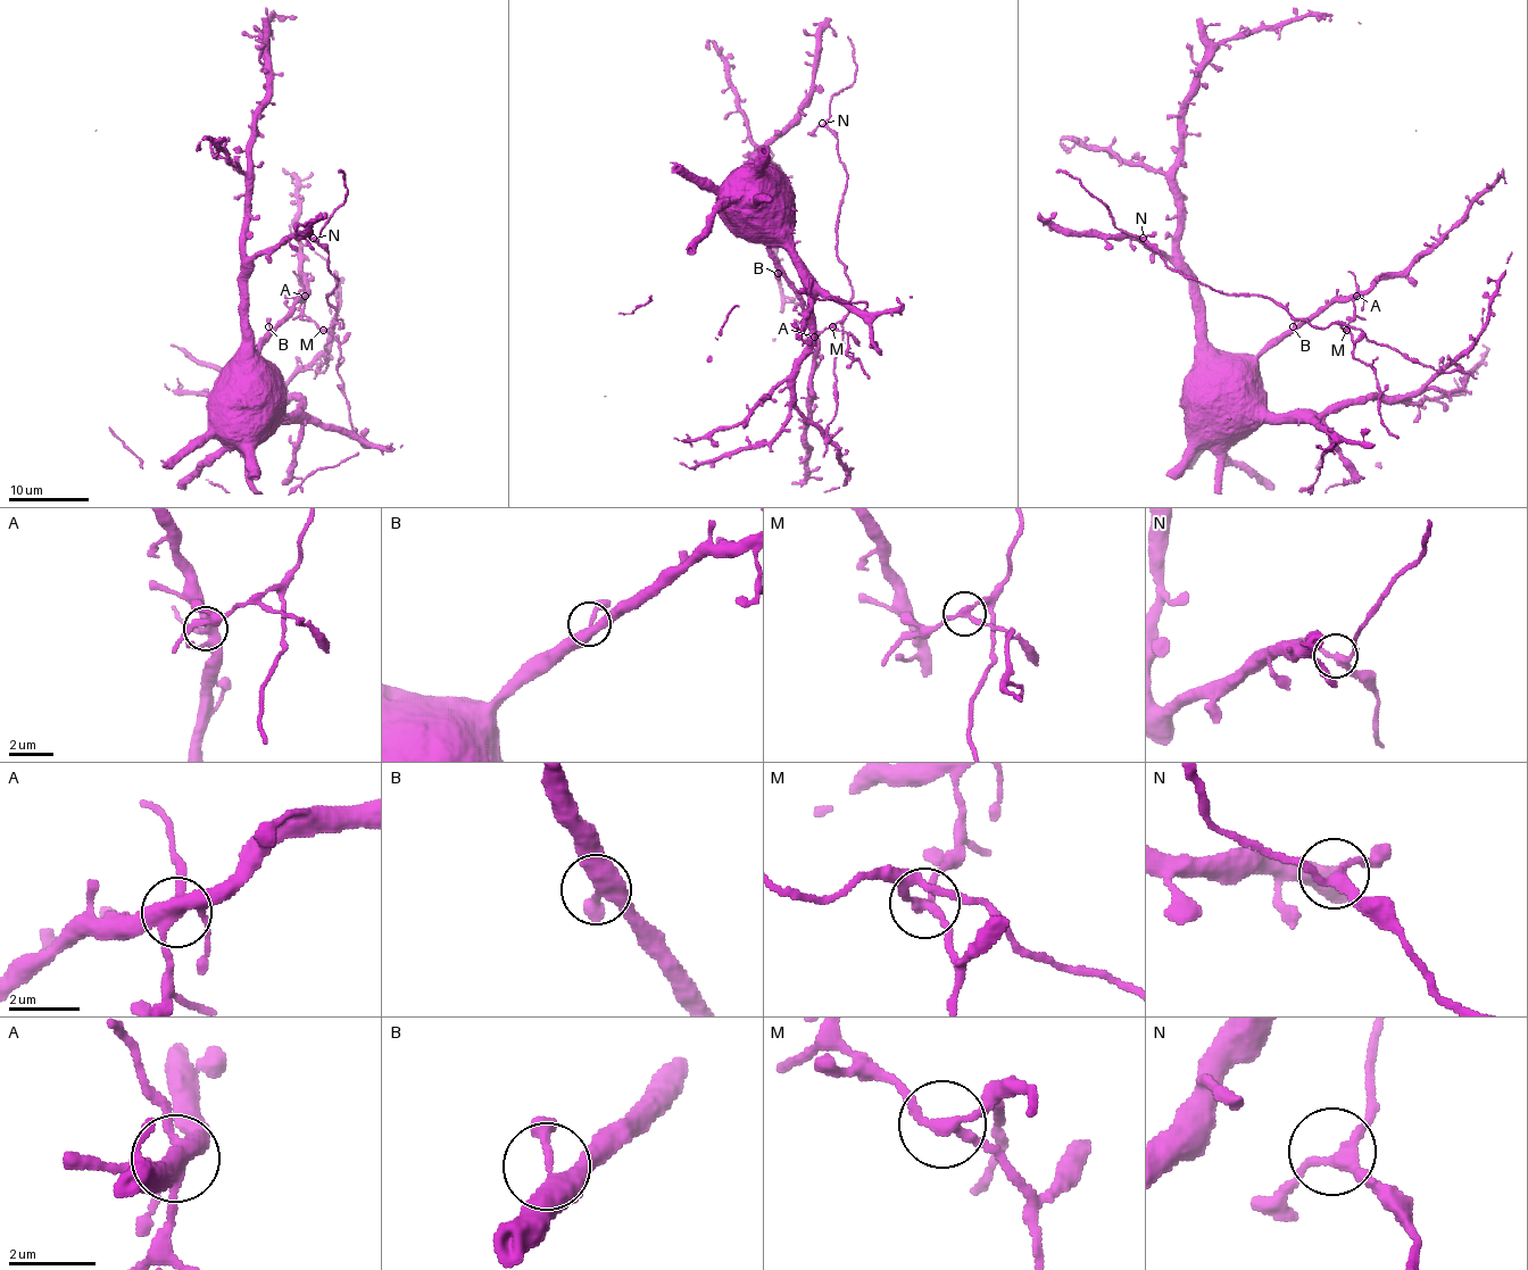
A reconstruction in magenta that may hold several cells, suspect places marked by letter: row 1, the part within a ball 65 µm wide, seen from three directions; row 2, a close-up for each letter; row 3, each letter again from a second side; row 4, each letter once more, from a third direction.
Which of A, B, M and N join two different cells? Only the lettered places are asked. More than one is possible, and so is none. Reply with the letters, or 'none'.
A, M

